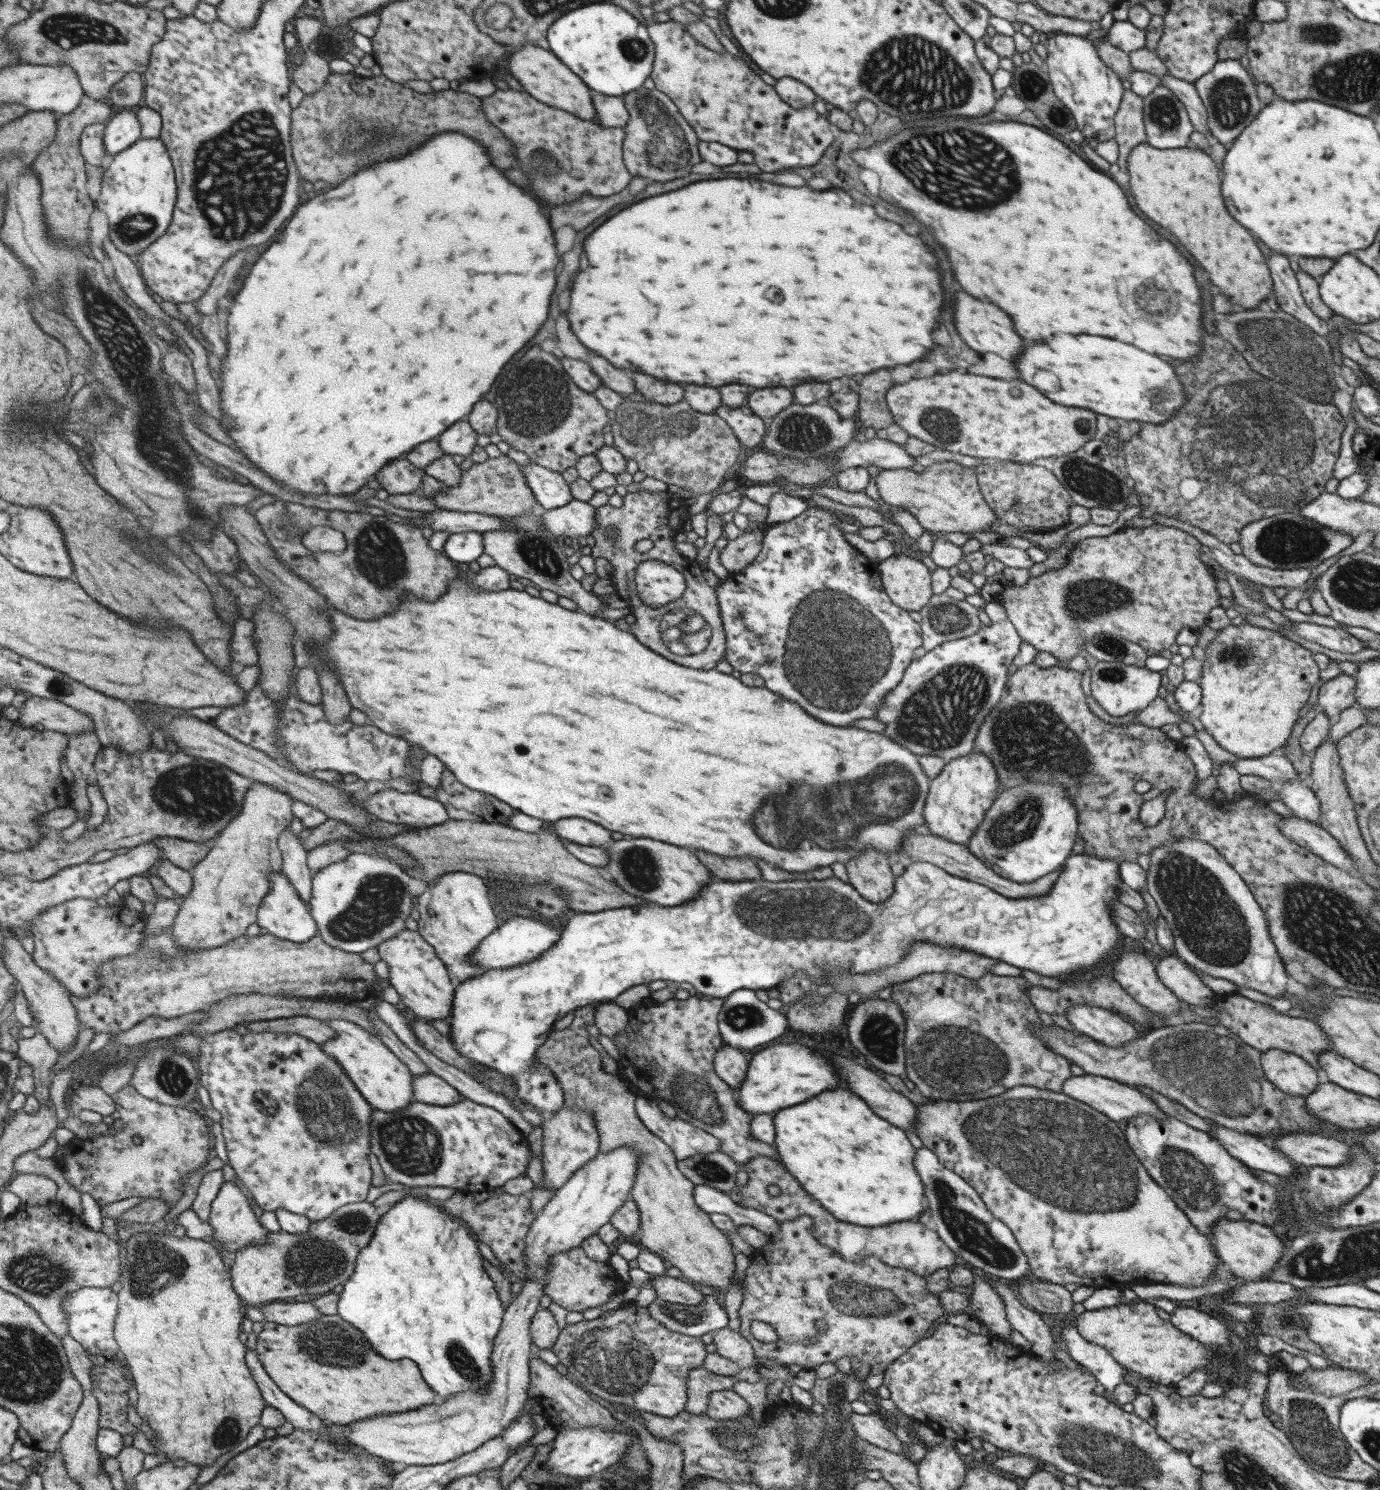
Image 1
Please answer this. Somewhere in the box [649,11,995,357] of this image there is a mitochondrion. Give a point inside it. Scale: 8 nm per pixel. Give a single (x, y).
(924, 79)

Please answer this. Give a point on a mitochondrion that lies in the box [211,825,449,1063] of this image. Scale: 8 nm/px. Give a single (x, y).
(378, 903)

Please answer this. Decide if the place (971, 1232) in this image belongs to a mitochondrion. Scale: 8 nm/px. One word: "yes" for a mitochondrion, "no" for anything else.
yes

